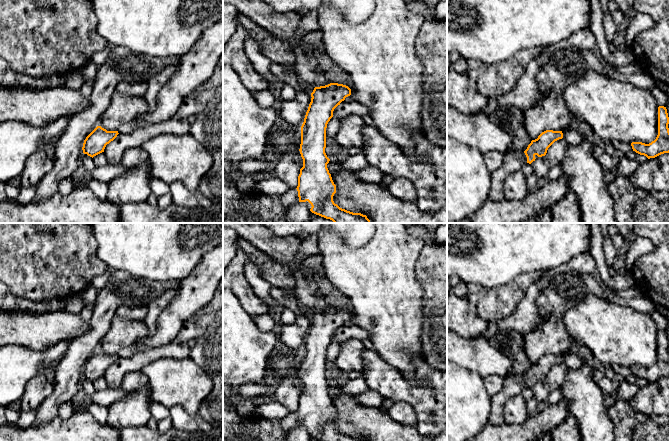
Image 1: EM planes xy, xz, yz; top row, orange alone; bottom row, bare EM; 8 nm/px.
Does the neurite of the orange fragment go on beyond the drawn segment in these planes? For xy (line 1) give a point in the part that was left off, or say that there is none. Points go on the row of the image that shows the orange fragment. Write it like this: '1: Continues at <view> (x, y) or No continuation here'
1: No continuation here

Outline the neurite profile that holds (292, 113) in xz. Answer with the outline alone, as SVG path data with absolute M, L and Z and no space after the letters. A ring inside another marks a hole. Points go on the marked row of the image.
M303 90L297 92L291 101L282 101L278 110L280 121L288 126L301 127L311 98L311 94Z

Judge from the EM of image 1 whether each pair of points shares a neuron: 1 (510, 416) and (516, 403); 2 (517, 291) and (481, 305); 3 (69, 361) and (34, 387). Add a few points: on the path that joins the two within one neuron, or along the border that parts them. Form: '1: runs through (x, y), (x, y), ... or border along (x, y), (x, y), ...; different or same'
1: runs through (513, 413), (516, 406); same
2: runs through (508, 296), (499, 303), (490, 303); same
3: border along (54, 382), (54, 388), (41, 402); different

